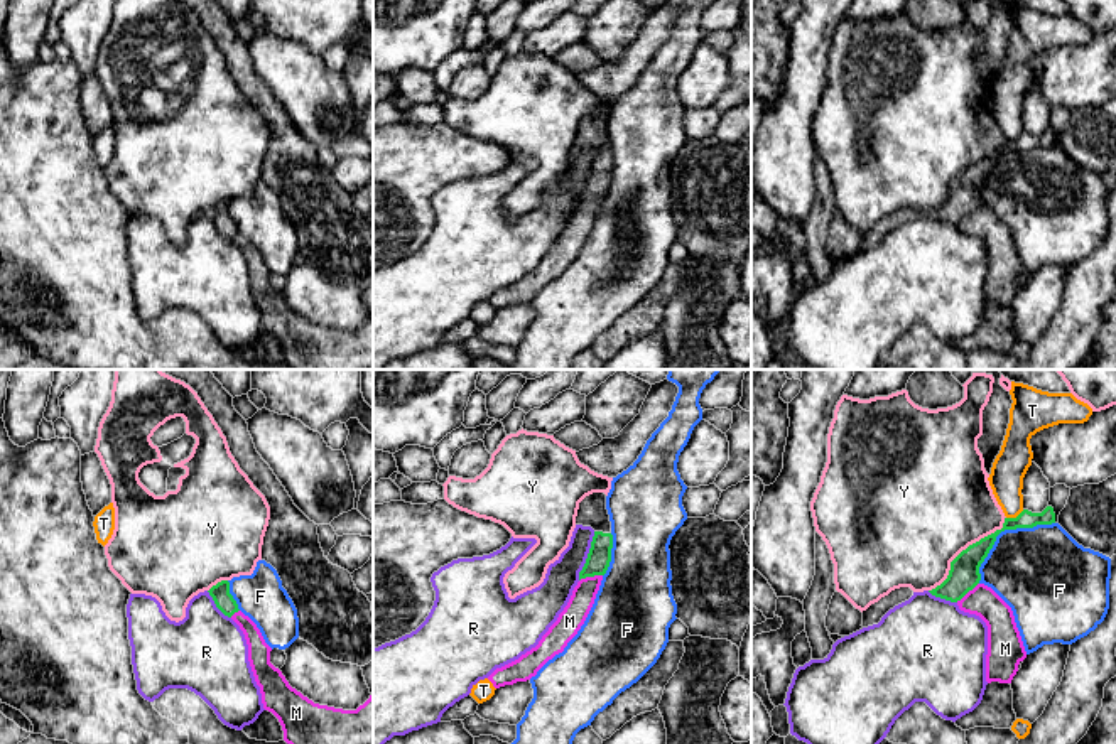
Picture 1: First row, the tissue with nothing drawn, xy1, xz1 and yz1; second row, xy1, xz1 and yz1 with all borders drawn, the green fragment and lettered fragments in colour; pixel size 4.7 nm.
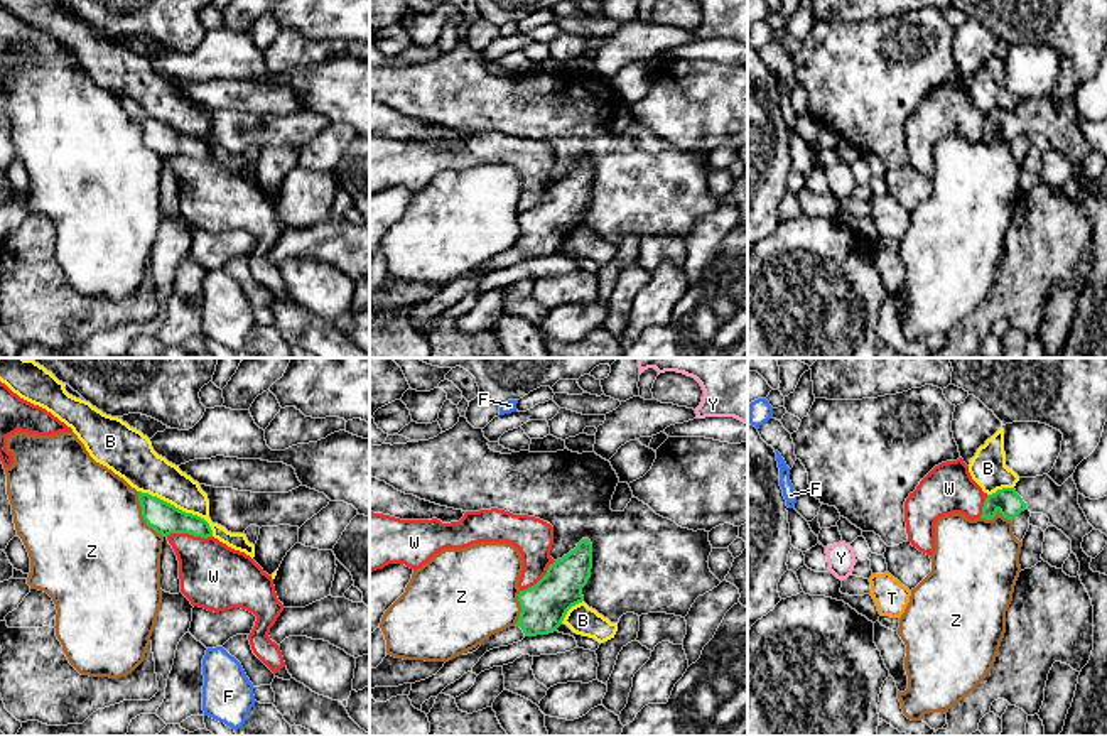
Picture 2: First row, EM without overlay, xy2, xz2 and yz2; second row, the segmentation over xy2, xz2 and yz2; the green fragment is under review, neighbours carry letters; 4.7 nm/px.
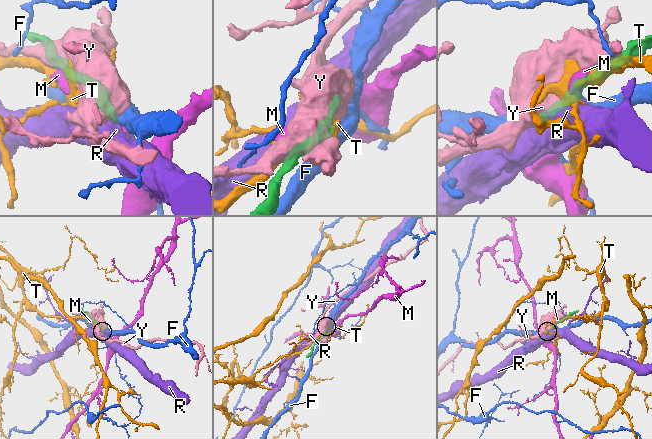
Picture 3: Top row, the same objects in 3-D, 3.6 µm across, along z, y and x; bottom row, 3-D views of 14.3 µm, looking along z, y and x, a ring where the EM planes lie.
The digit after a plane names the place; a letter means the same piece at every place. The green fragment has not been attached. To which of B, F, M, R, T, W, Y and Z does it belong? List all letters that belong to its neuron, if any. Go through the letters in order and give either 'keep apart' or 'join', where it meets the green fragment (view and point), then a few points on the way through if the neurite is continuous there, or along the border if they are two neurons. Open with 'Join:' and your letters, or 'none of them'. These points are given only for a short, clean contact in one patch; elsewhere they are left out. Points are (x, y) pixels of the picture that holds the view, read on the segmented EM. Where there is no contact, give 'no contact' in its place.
Join: none of them
B: keep apart | xy2 (178, 508)
F: keep apart | yz1 (1002, 530)
M: keep apart | xz1 (590, 576)
R: keep apart | xz1 (588, 555) | along xz1 (595, 532), (578, 579)
T: keep apart | yz1 (1017, 517)
W: keep apart | xy2 (189, 534)
Y: keep apart | yz1 (966, 549)
Z: keep apart | xy2 (142, 515) | along xy2 (137, 492), (142, 519), (162, 537)

